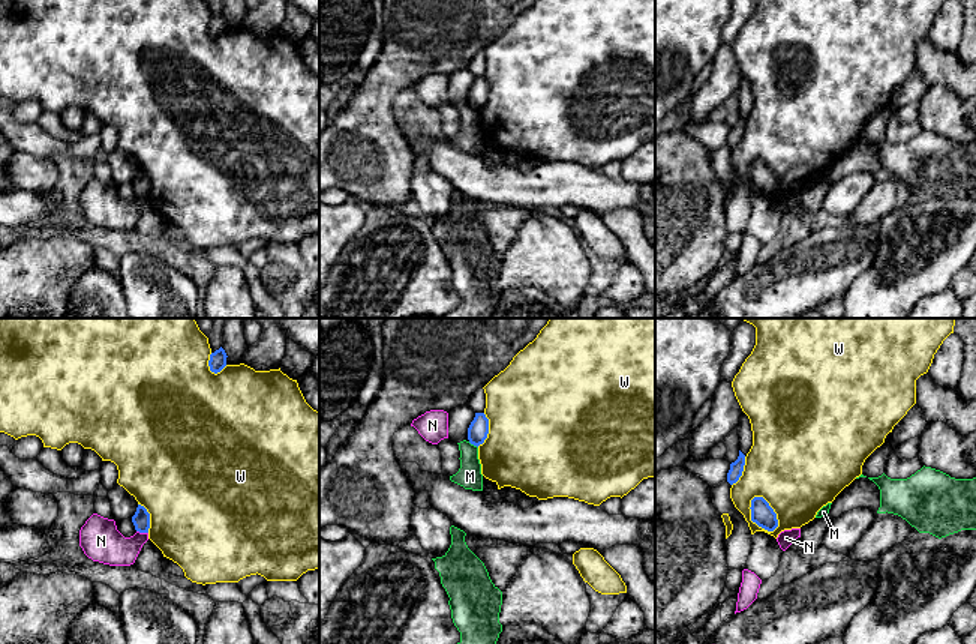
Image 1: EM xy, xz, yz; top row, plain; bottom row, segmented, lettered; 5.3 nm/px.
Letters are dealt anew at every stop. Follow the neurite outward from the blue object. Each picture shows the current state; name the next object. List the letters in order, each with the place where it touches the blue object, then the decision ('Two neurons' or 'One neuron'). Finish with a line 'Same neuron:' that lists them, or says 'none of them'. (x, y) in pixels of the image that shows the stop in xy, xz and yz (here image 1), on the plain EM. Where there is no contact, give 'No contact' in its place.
M: Touches blue at xz (473, 107). Two neurons
N: Touches blue at xy (143, 195). Two neurons
W: Touches blue at yz (772, 174). Two neurons
Same neuron: none of them

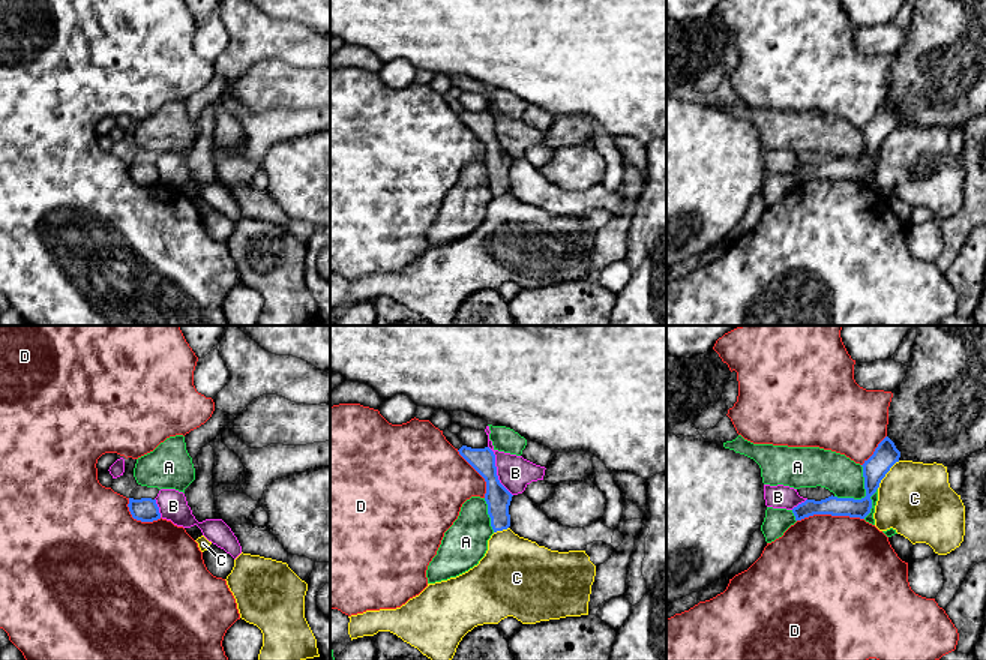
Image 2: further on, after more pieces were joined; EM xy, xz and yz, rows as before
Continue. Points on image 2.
A: Touches blue at yz (866, 159). Two neurons
B: Touches blue at xz (496, 135). Two neurons
C: Touches blue at yz (886, 137). Two neurons
D: Touches blue at yz (830, 177). Two neurons
Same neuron: none of them

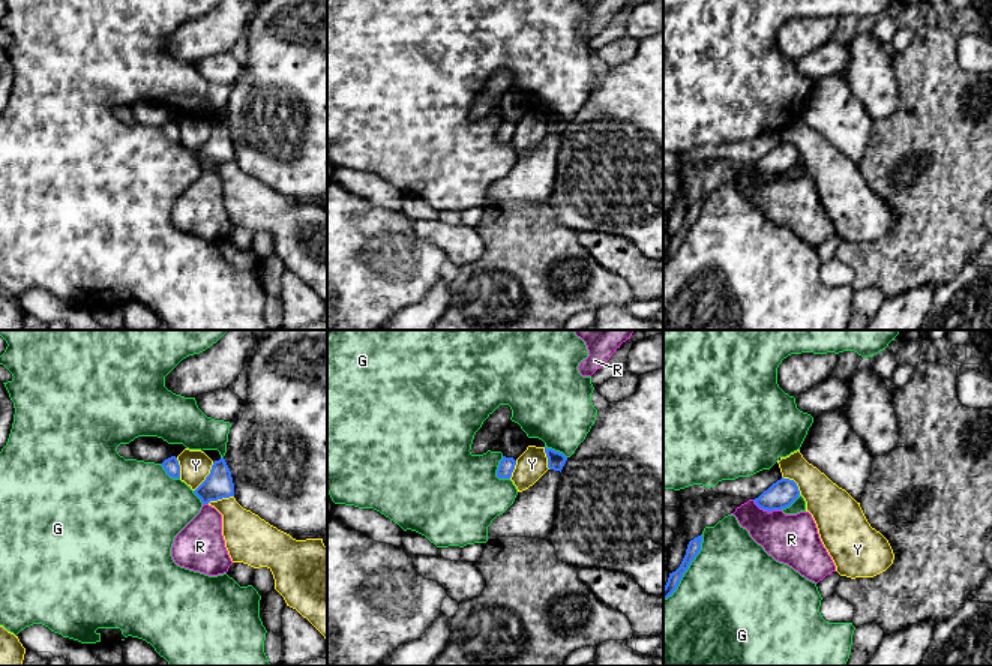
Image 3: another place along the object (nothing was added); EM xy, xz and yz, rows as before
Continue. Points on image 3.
G: Touches blue at xz (497, 137). Two neurons
R: Touches blue at yz (767, 174). Two neurons
Y: Touches blue at xy (206, 141). Two neurons
Same neuron: none of them

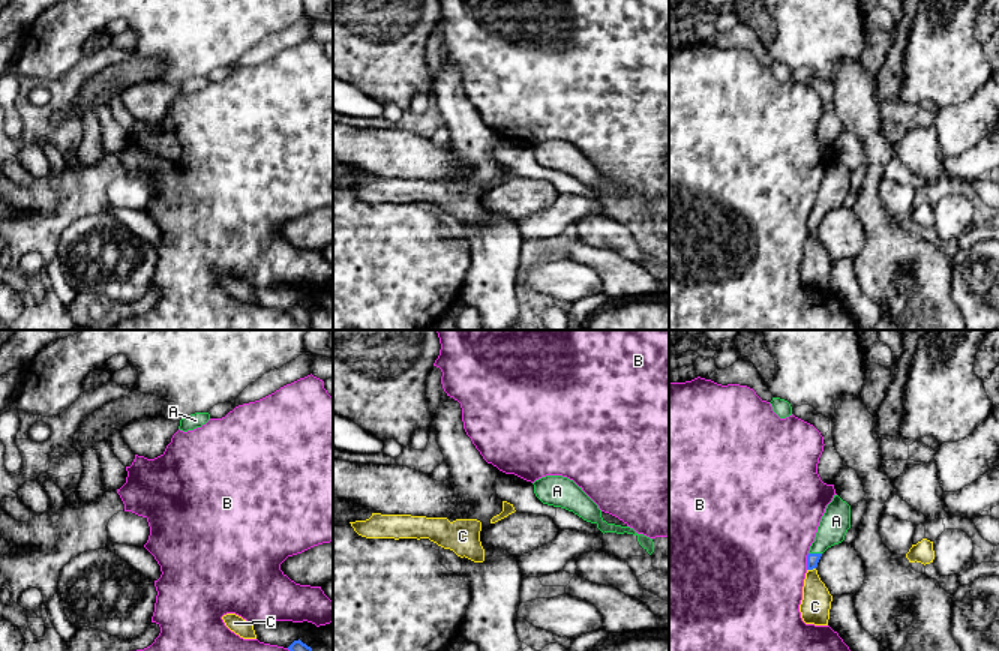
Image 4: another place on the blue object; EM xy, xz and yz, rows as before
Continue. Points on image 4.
A: Touches blue at yz (815, 218). One neuron
B: Touches blue at yz (807, 225). Two neurons
C: Touches blue at yz (810, 233). Two neurons
Same neuron: A

